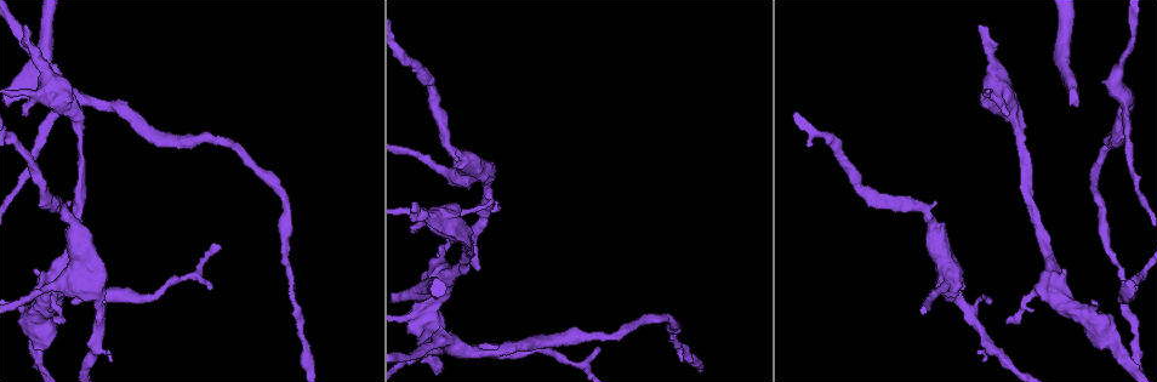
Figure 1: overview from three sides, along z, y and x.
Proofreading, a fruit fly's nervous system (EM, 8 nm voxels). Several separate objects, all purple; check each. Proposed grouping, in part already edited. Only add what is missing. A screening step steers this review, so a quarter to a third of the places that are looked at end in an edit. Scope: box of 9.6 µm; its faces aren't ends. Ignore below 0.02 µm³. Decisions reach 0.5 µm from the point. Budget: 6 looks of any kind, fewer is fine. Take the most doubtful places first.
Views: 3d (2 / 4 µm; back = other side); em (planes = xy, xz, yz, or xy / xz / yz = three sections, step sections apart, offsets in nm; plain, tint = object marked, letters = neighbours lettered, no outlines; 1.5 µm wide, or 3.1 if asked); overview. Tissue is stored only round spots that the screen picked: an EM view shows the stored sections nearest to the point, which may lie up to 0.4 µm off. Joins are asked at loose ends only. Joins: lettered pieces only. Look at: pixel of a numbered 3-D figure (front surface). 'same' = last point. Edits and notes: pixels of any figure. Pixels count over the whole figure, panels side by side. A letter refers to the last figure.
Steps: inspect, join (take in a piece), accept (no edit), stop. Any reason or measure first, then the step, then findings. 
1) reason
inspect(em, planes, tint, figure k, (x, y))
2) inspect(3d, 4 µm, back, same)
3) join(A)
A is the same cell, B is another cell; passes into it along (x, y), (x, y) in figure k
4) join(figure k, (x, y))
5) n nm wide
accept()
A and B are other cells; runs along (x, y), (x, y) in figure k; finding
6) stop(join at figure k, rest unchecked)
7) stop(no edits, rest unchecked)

an open end
inspect(3d, 4 µm, figure 1, (415, 201))

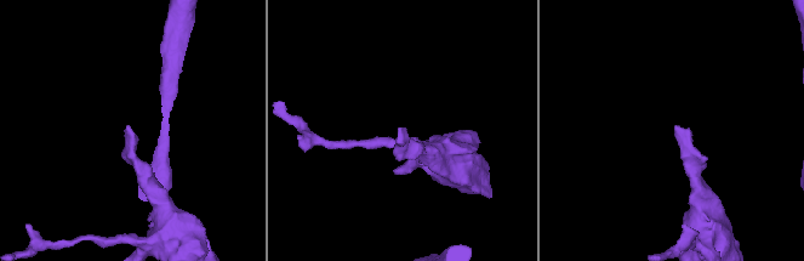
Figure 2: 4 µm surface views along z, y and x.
inspect(em, xy, step 4, tint, figure 2, (129, 128))

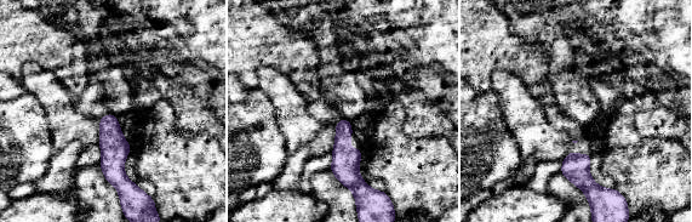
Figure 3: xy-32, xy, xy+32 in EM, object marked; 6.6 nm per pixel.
cut it another way
inspect(em, planes, letters, same)

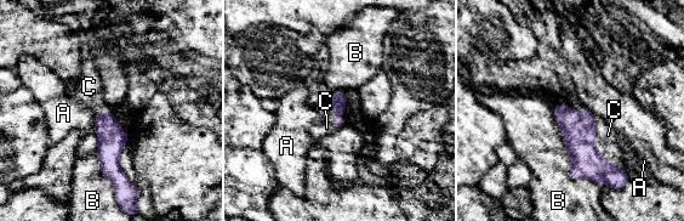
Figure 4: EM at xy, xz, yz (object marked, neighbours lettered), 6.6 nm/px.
100 nm wide
join(figure 4, (608, 135))
C is the same cell, A and B are other cells; passes into it along (579, 131), (594, 126), (608, 135) in figure 4; the cell continues

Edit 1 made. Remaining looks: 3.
inspect(em, planes, tint, figure 1, (1125, 283))

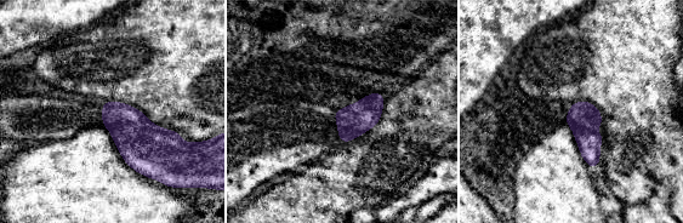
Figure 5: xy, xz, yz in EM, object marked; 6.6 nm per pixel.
what lies round it
inspect(em, planes, letters, same)

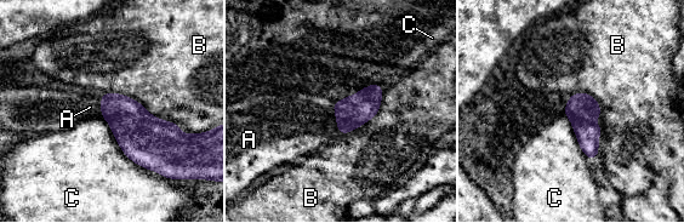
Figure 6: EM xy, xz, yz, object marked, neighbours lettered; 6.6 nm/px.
200 nm wide; C touches over 480 nm
join(figure 6, (303, 136))
A is the same cell, B and C are other cells; it goes on there

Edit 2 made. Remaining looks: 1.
stop(join at figure 4, join at figure 6, rest unchecked)

